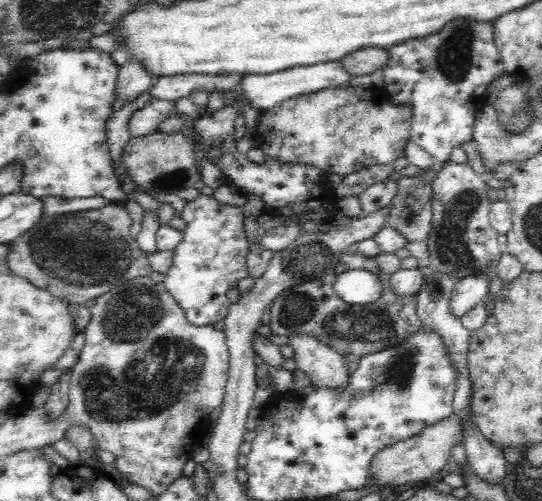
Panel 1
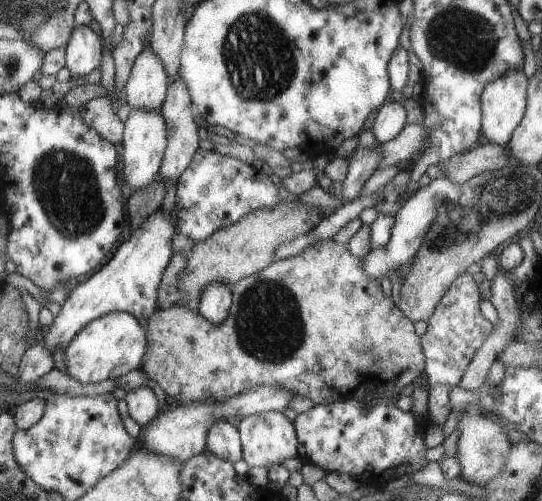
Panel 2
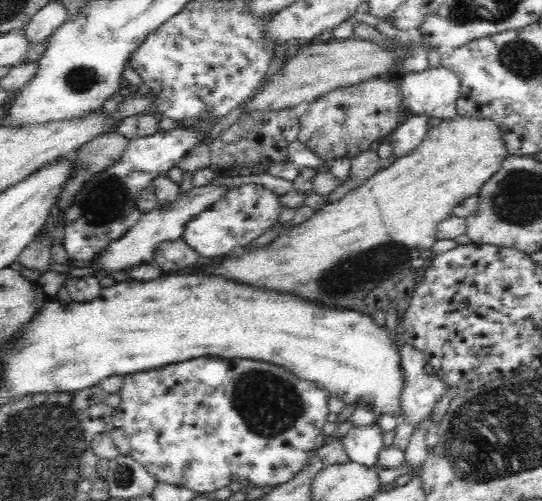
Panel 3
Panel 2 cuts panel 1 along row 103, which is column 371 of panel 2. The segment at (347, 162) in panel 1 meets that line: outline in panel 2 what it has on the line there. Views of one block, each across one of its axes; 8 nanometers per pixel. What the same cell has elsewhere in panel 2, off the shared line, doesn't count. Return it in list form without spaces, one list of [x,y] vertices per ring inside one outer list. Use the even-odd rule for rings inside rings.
[[[332,238],[323,242],[315,241],[311,247],[304,249],[301,255],[275,260],[270,266],[259,270],[256,274],[243,278],[230,288],[232,305],[228,309],[228,318],[223,323],[213,325],[207,319],[202,318],[197,309],[185,309],[176,304],[163,310],[156,309],[147,318],[148,350],[145,350],[144,361],[141,368],[148,378],[153,379],[173,400],[179,403],[222,402],[236,393],[240,393],[250,387],[262,385],[280,386],[291,394],[301,395],[312,401],[312,404],[333,403],[346,399],[361,399],[366,393],[382,395],[389,393],[393,396],[413,379],[424,373],[424,354],[420,346],[420,336],[415,334],[413,322],[409,321],[394,306],[391,299],[387,298],[380,290],[379,281],[364,276],[363,262],[353,257],[345,244],[346,238]]]

